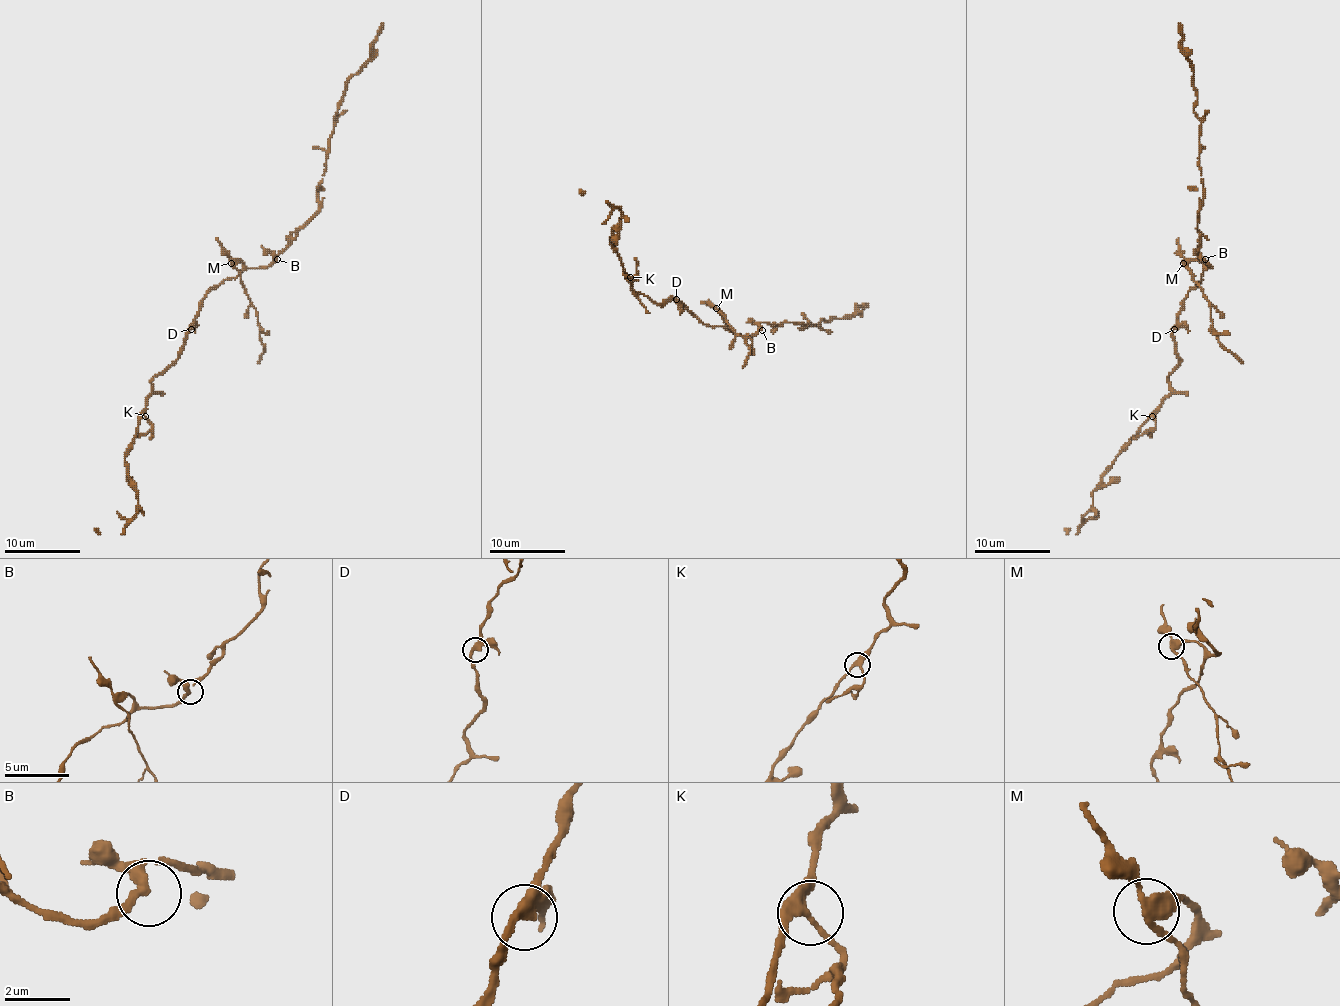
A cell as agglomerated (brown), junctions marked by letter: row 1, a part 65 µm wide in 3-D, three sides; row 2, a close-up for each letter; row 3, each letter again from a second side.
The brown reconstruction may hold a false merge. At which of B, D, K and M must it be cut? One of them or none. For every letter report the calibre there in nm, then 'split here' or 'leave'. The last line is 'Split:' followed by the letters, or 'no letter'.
B: calibre 280 nm; leave
D: calibre 280 nm; leave
K: calibre 300 nm; leave
M: calibre 280 nm; split here
Split: M

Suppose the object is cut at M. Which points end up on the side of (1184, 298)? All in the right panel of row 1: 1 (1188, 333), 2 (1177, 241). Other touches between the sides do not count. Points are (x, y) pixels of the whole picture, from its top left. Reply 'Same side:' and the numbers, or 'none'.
Same side: 1

